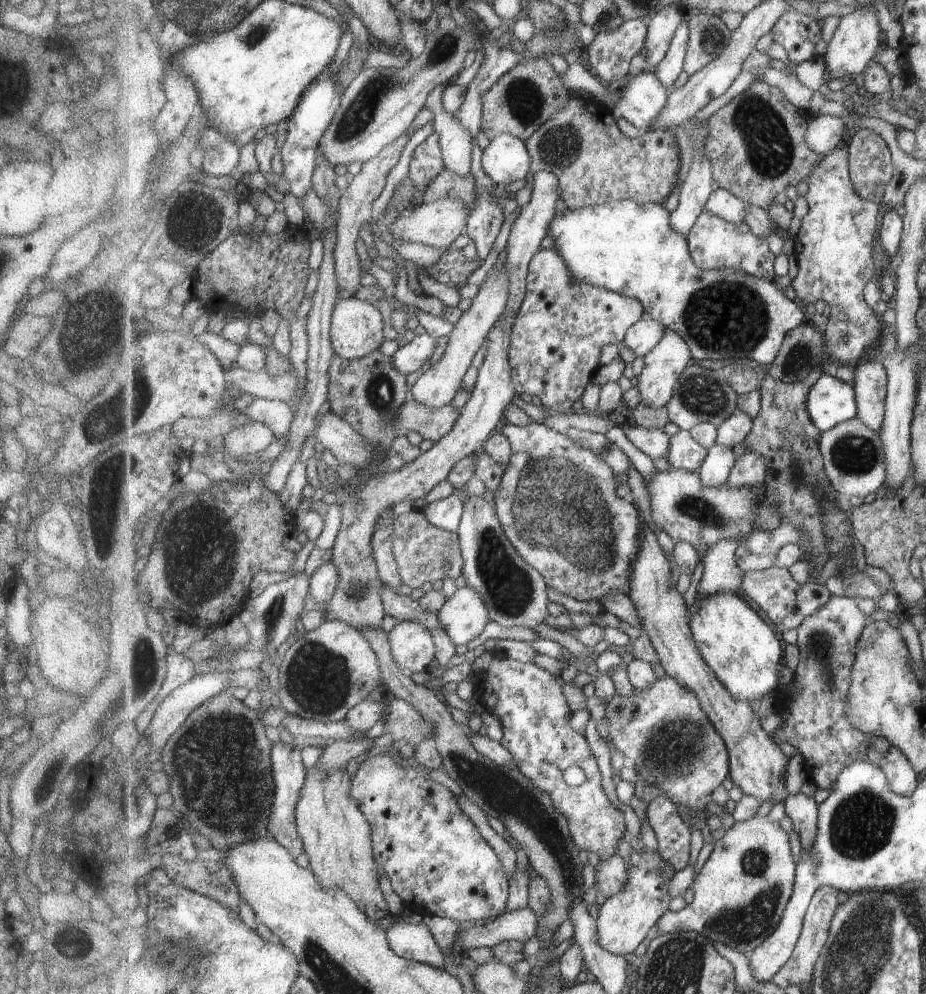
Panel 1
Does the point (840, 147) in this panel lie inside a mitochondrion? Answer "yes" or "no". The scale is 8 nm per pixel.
no

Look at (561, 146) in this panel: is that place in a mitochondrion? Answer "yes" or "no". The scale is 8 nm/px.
yes

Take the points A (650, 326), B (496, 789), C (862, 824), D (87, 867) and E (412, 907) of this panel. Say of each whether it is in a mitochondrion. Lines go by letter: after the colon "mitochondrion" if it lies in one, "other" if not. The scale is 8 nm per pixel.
A: other
B: mitochondrion
C: mitochondrion
D: other
E: other

